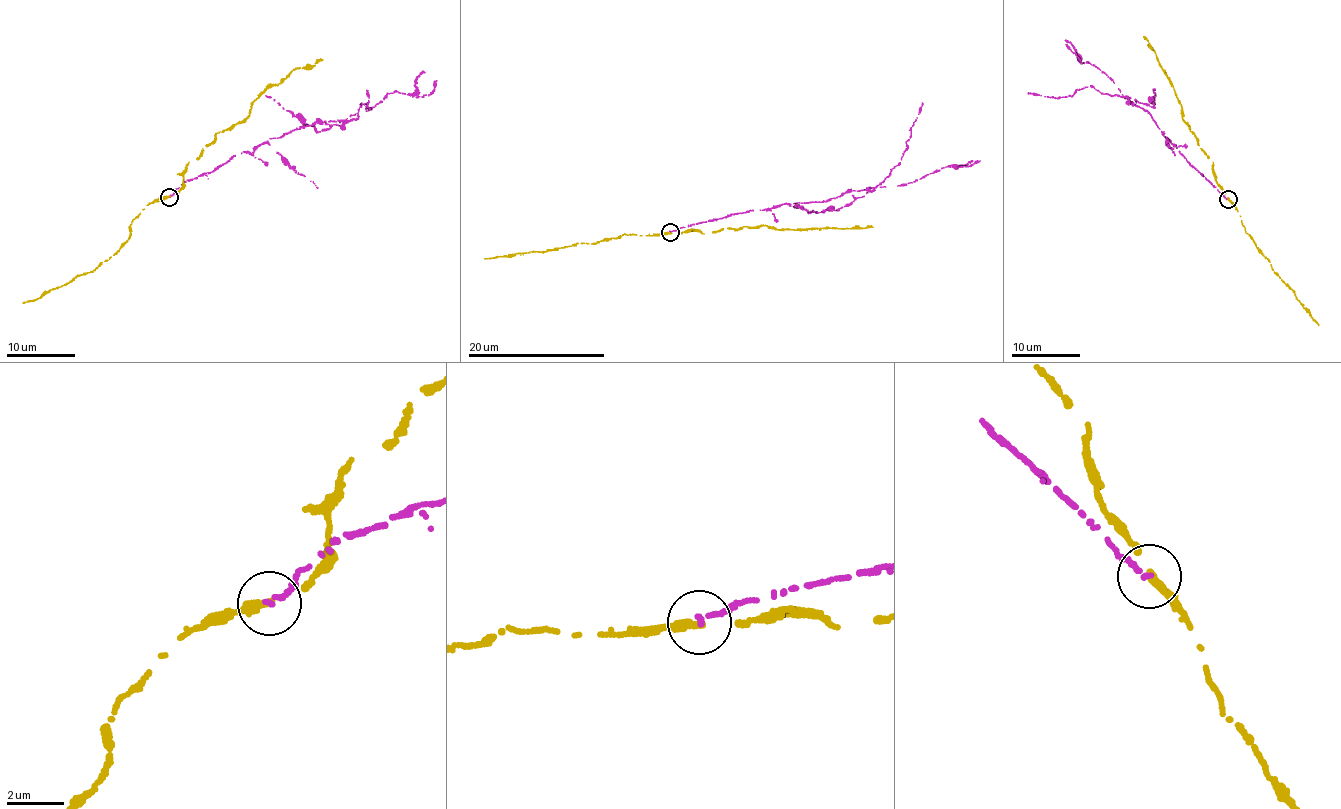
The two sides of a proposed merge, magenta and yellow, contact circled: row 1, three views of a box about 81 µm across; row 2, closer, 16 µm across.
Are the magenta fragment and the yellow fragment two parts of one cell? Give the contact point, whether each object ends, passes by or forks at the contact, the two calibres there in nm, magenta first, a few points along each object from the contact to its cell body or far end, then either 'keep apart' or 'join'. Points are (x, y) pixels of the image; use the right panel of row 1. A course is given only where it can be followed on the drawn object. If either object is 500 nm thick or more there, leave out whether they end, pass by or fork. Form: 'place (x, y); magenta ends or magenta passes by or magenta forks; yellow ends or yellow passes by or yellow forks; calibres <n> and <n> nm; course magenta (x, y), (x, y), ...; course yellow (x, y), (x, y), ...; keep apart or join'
place (1228, 199); magenta ends; yellow passes by; calibres 200 and 240 nm; course magenta (1227, 198), (1171, 144), (1146, 111), (1122, 96), (1112, 80), (1091, 64), (1081, 62), (1066, 44); course yellow (1227, 198), (1216, 184), (1212, 162), (1200, 148), (1182, 115), (1175, 90), (1144, 36); keep apart

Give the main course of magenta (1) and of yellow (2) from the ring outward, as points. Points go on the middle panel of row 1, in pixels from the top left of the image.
1: (670, 232), (753, 210), (828, 200), (852, 190), (903, 185), (949, 166), (969, 167), (980, 161)
2: (670, 232), (689, 229), (712, 233), (743, 227), (792, 230), (872, 227)

